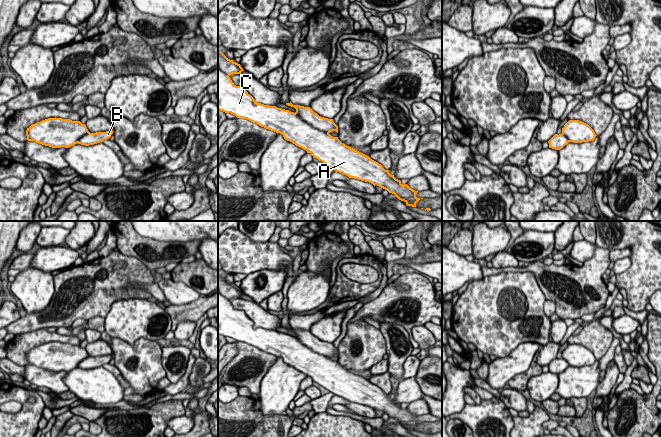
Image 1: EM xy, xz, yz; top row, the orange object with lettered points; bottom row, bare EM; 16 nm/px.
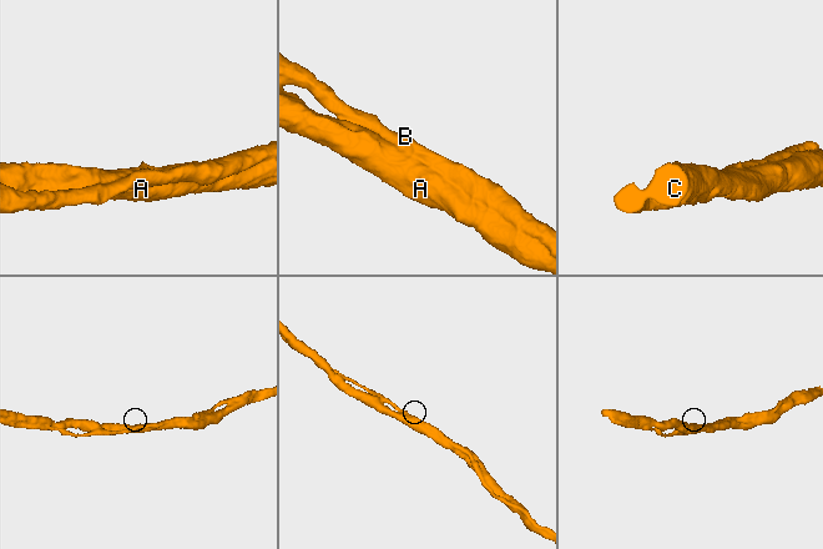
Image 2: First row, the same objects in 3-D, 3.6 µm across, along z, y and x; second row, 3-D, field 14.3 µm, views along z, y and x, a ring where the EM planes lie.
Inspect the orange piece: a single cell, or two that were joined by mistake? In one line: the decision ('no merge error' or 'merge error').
no merge error

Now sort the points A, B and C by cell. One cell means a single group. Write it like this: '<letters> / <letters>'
A B C

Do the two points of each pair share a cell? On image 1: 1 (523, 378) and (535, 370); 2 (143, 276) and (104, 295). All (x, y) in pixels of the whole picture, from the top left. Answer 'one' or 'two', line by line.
1: one
2: one

